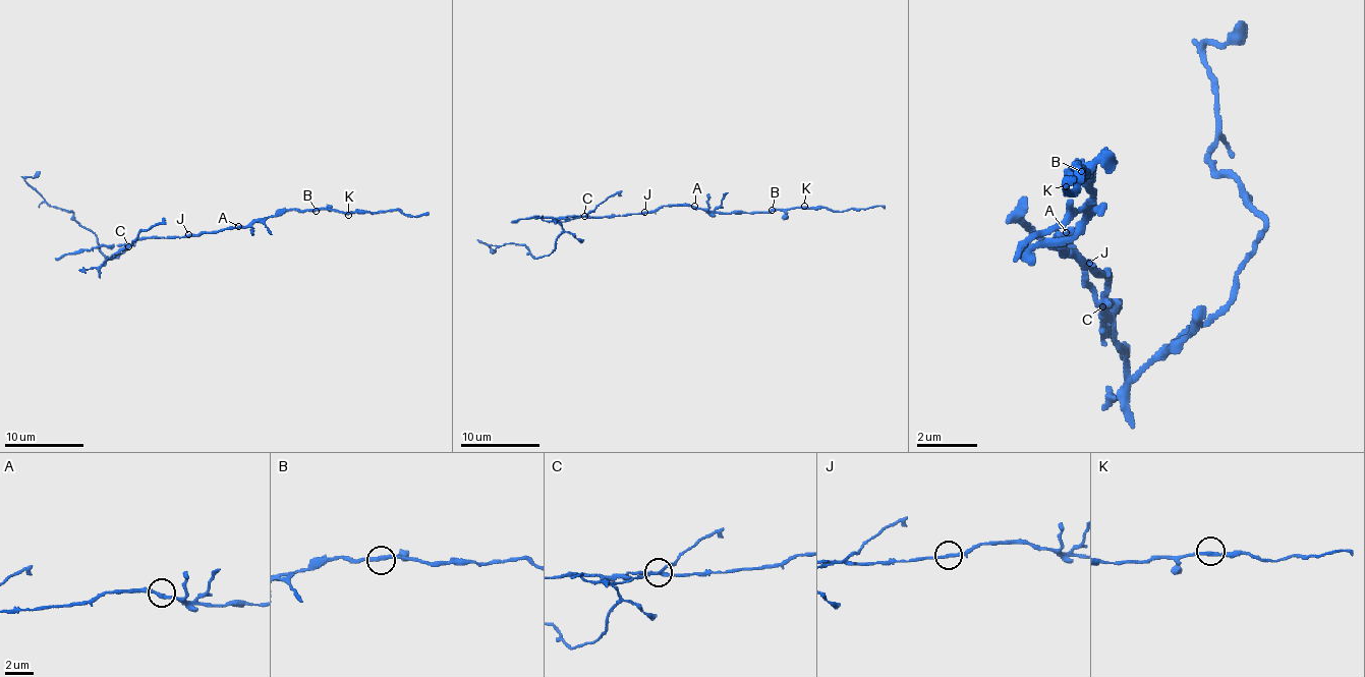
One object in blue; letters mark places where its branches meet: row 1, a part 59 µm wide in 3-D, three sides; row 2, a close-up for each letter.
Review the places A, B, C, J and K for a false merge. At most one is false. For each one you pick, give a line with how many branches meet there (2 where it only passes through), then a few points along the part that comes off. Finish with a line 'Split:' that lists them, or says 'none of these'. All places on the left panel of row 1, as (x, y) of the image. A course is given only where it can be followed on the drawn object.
C: 5 | (129, 246), (117, 250), (105, 263), (107, 259), (97, 236), (63, 209), (51, 207), (25, 180), (40, 171)
Split: C

